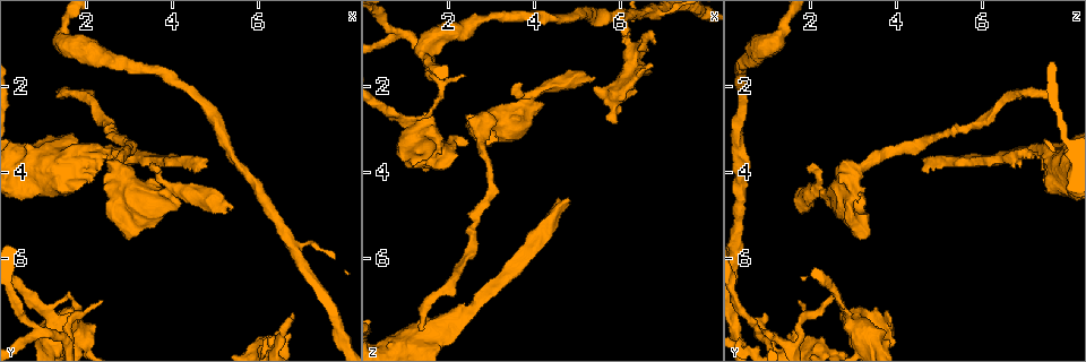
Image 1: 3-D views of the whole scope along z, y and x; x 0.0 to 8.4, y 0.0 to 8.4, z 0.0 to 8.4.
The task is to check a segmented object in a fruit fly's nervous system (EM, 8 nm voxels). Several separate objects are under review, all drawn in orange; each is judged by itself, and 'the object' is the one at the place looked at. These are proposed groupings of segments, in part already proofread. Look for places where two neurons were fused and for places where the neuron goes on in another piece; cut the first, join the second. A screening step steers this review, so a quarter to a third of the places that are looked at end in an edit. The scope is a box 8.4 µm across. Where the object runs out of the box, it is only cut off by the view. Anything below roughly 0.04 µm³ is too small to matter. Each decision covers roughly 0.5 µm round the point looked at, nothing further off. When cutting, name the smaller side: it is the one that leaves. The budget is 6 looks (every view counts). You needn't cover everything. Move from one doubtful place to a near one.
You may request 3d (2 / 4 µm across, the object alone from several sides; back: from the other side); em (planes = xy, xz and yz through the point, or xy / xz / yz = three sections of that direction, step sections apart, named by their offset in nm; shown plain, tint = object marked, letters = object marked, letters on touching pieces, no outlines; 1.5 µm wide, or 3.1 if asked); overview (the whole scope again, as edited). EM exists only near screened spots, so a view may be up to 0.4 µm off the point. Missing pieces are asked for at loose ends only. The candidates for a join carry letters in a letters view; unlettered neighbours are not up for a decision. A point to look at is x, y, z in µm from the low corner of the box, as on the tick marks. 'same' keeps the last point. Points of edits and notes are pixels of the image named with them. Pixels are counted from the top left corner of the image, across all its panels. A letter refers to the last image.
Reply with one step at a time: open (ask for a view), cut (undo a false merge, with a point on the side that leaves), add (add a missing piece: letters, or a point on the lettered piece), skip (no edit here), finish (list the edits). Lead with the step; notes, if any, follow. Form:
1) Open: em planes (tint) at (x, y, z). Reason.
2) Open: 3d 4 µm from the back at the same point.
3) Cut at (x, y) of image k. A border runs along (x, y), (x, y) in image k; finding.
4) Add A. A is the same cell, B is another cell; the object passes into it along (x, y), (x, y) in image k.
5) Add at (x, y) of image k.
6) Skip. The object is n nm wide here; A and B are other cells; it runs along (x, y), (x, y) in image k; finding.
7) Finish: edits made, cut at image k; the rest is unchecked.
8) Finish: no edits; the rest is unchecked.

Open: 3d 4 µm at (1.25, 7.10, 2.80). Calibre changes.

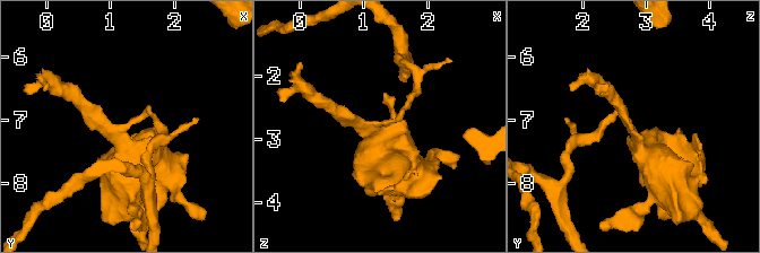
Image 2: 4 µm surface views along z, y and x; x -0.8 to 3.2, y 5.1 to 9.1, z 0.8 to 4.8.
Open: em planes (letters) at (1.20, 7.10, 2.75). 3 arms meet here.

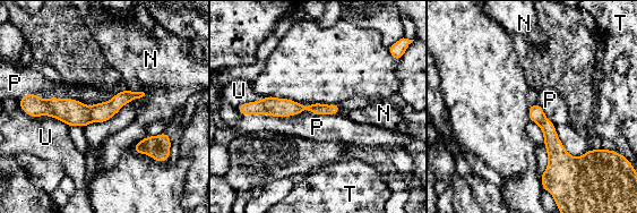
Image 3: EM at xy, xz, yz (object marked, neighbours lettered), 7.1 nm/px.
Cut at (100, 112) of image 3. The object is 80 nm wide here; N, P, T and U are other cells; a border runs along (88, 108), (92, 120) in image 3; a second neuron is stuck on.

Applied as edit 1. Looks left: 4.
Open: em xy step 4 (plain) at (1.40, 2.15, 7.65). End of a long branch.

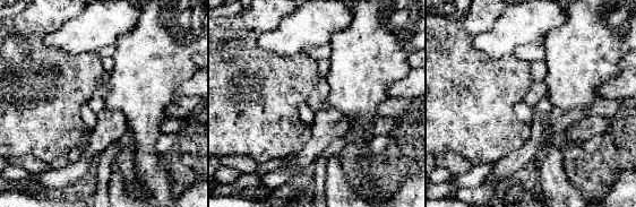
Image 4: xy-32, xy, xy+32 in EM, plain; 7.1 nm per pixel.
Open: em xy step 4 (letters) at the same point. See the neighbours.

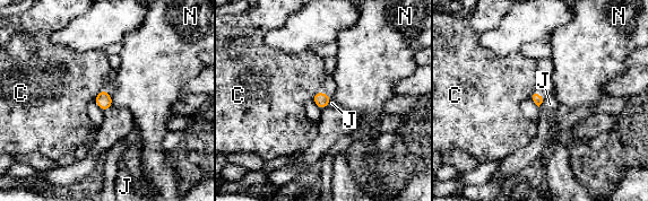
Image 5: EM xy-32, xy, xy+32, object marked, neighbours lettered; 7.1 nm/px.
Skip. C, J and N are other cells; no lettered piece goes on from it.

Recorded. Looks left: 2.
Finish: edits made, cut at image 3; the rest is unchecked.

